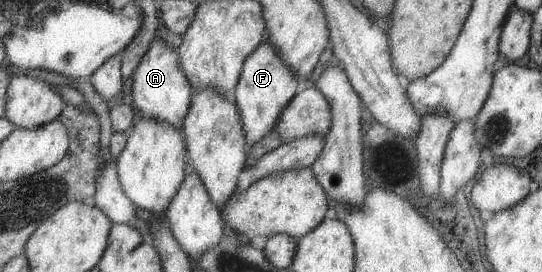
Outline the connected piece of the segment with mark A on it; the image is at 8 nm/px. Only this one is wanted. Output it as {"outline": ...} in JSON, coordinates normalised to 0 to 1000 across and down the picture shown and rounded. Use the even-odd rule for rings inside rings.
{"outline":[[[301,107],[290,121],[292,132],[275,158],[268,202],[260,210],[256,239],[249,246],[244,272],[242,320],[242,390],[260,430],[275,430],[286,438],[290,452],[308,452],[323,474],[336,474],[345,401],[349,401],[349,371],[354,357],[354,327],[345,305],[345,290],[338,283],[338,261],[330,254],[330,217],[321,180],[315,180],[304,151],[301,151]]]}

